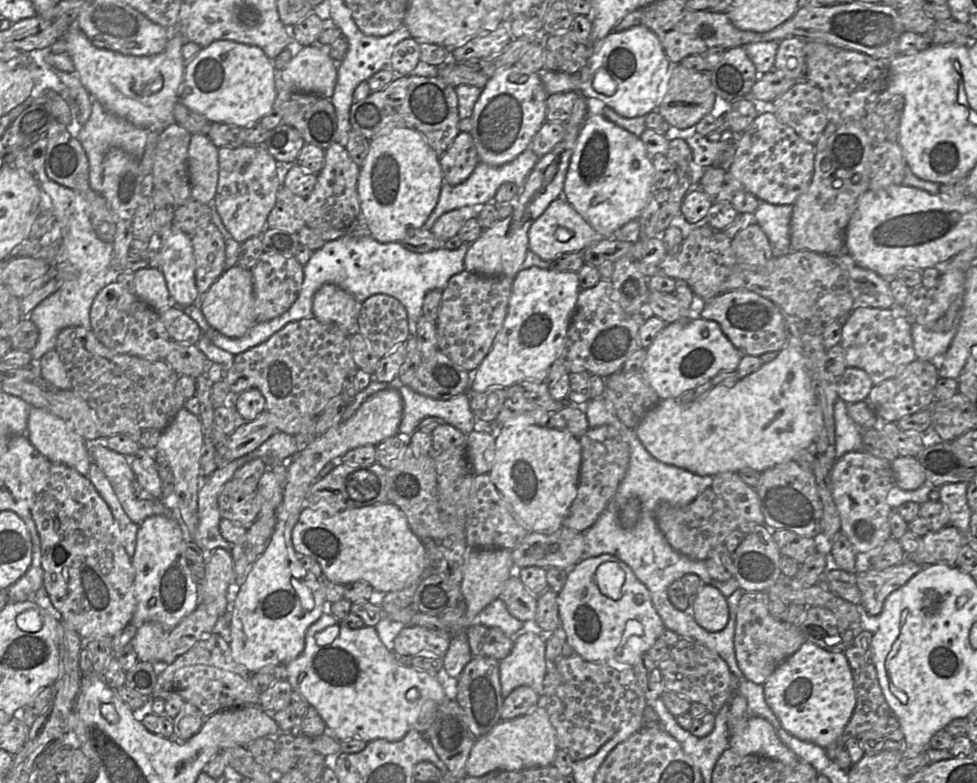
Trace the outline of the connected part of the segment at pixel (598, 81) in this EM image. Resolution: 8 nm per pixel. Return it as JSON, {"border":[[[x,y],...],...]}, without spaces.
{"border":[[[636,25],[623,31],[613,31],[604,39],[599,48],[588,58],[586,65],[575,74],[543,69],[540,78],[549,95],[562,92],[578,92],[583,97],[596,98],[617,114],[625,118],[646,116],[658,110],[667,88],[665,84],[671,74],[670,60],[657,35],[643,25]]]}

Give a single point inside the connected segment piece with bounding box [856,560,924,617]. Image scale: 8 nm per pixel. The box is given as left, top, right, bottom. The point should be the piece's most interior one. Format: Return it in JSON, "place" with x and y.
{"place":[875,586]}

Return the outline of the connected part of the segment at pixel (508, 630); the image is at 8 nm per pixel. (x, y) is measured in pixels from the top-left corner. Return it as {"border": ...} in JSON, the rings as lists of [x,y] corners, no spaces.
{"border":[[[500,597],[487,605],[474,618],[473,625],[474,624],[481,624],[491,628],[499,628],[509,637],[513,637],[513,635],[515,635],[524,626],[524,622],[510,614],[505,602]]]}

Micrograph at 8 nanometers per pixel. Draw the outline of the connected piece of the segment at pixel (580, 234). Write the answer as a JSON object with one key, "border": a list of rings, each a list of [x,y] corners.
{"border":[[[558,198],[531,225],[528,232],[529,250],[545,261],[552,261],[567,252],[581,252],[585,248],[606,240],[604,235],[595,231],[583,217],[566,202]]]}

